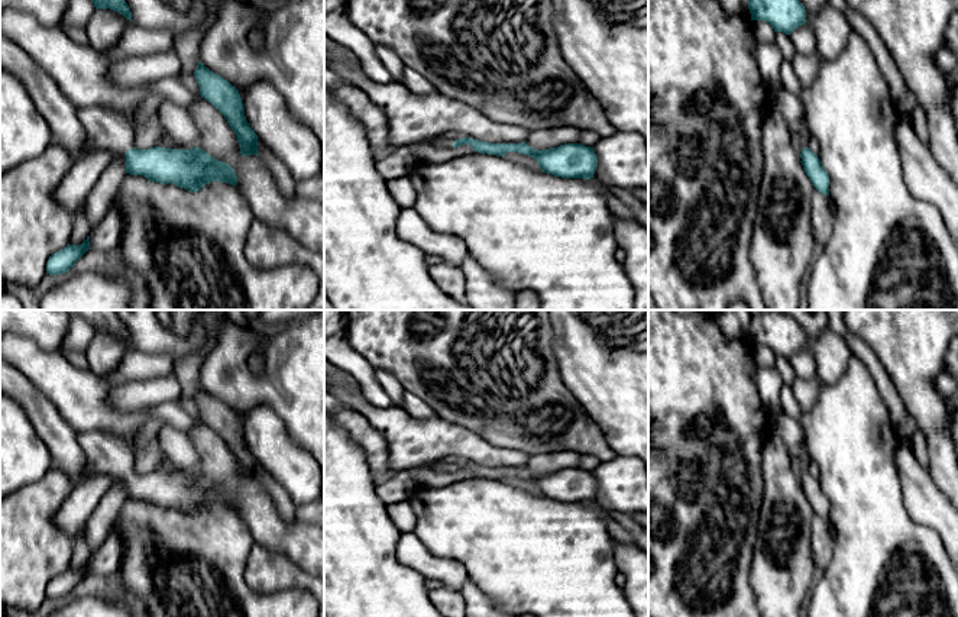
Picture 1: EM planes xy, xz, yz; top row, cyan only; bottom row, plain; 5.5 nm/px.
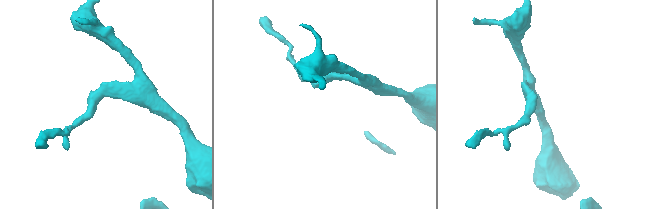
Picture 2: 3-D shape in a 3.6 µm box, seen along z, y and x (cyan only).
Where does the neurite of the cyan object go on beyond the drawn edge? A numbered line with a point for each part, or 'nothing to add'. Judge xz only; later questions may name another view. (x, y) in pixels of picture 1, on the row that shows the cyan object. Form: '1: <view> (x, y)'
1: xz (439, 141)

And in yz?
1: yz (789, 105)

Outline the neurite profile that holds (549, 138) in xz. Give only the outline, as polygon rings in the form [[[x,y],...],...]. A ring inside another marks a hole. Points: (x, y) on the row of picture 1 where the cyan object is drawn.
[[[572,126],[548,127],[530,132],[525,143],[543,151],[557,148],[564,143],[579,143],[580,130]]]

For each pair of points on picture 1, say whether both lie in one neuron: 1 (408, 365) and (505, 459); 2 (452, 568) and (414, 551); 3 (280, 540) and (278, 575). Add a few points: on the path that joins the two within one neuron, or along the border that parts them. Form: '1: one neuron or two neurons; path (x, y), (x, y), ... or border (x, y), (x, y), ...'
1: two neurons; border (453, 423), (473, 430), (495, 445), (517, 448)
2: one neuron; path (443, 568), (430, 567), (423, 559)
3: two neurons; border (255, 542), (282, 553), (308, 572)

